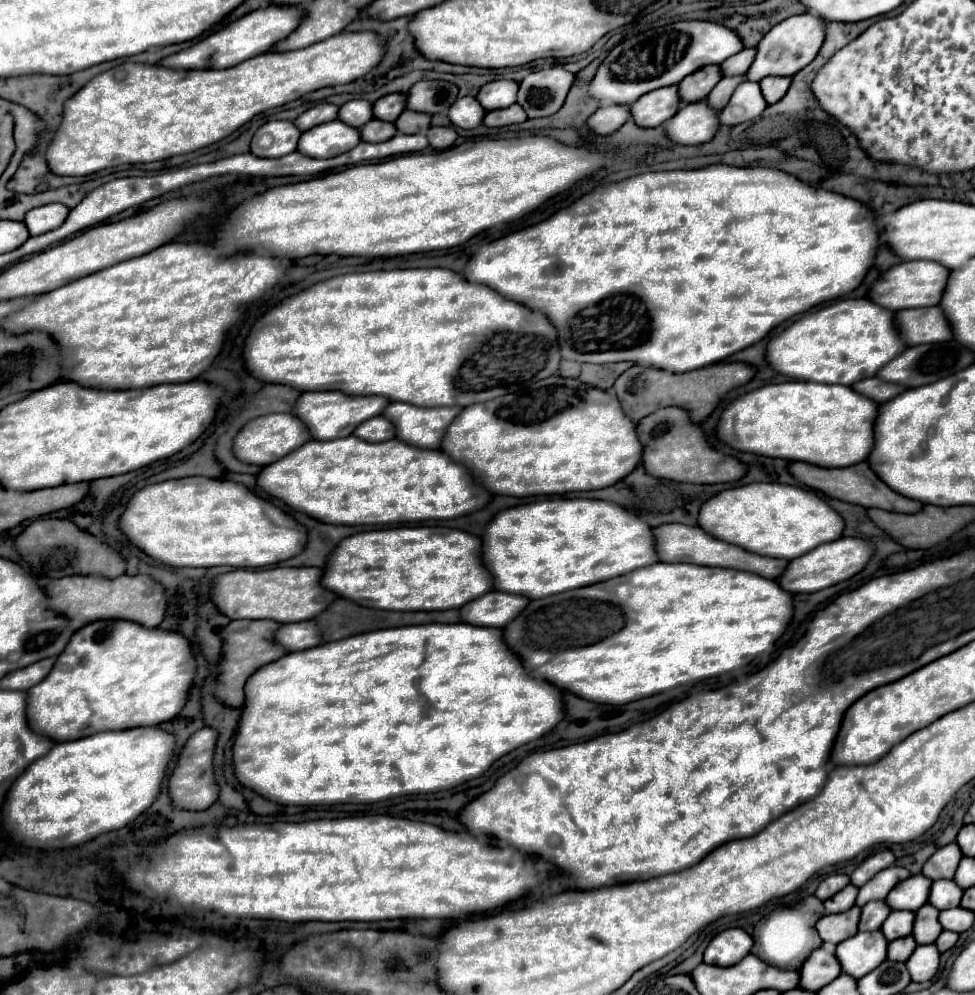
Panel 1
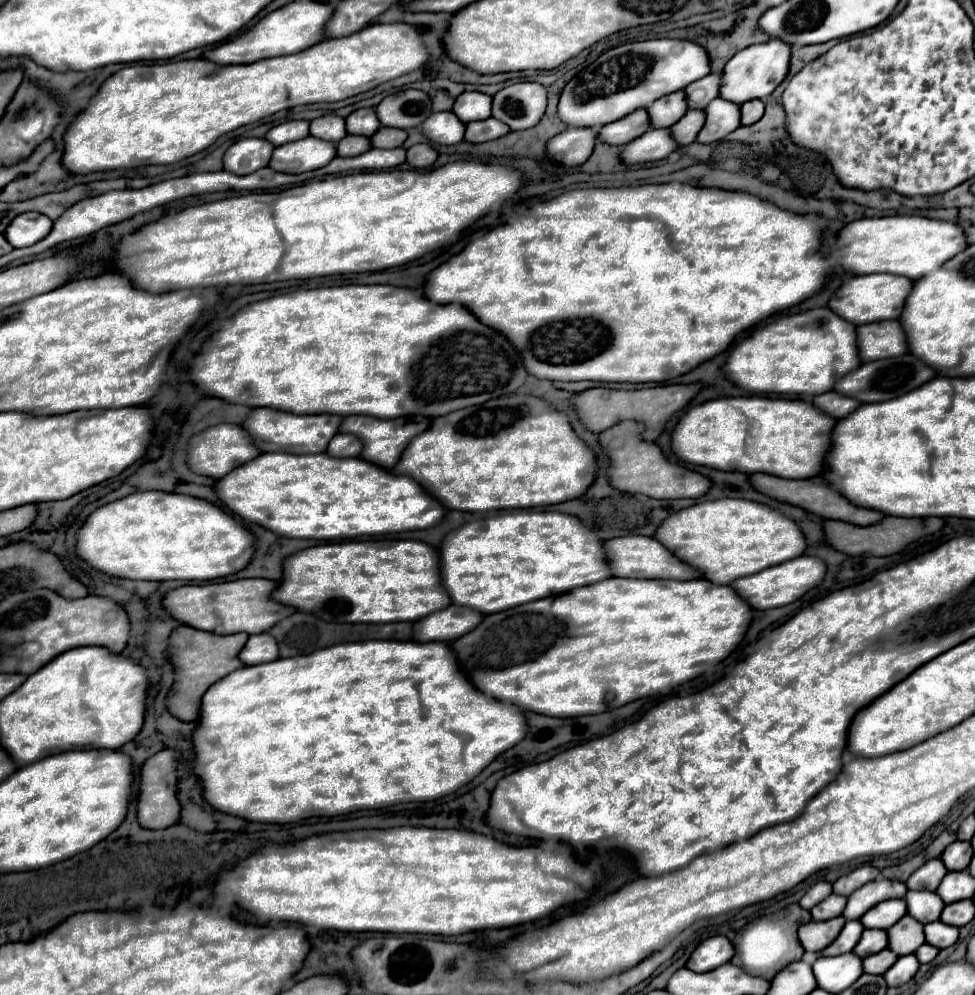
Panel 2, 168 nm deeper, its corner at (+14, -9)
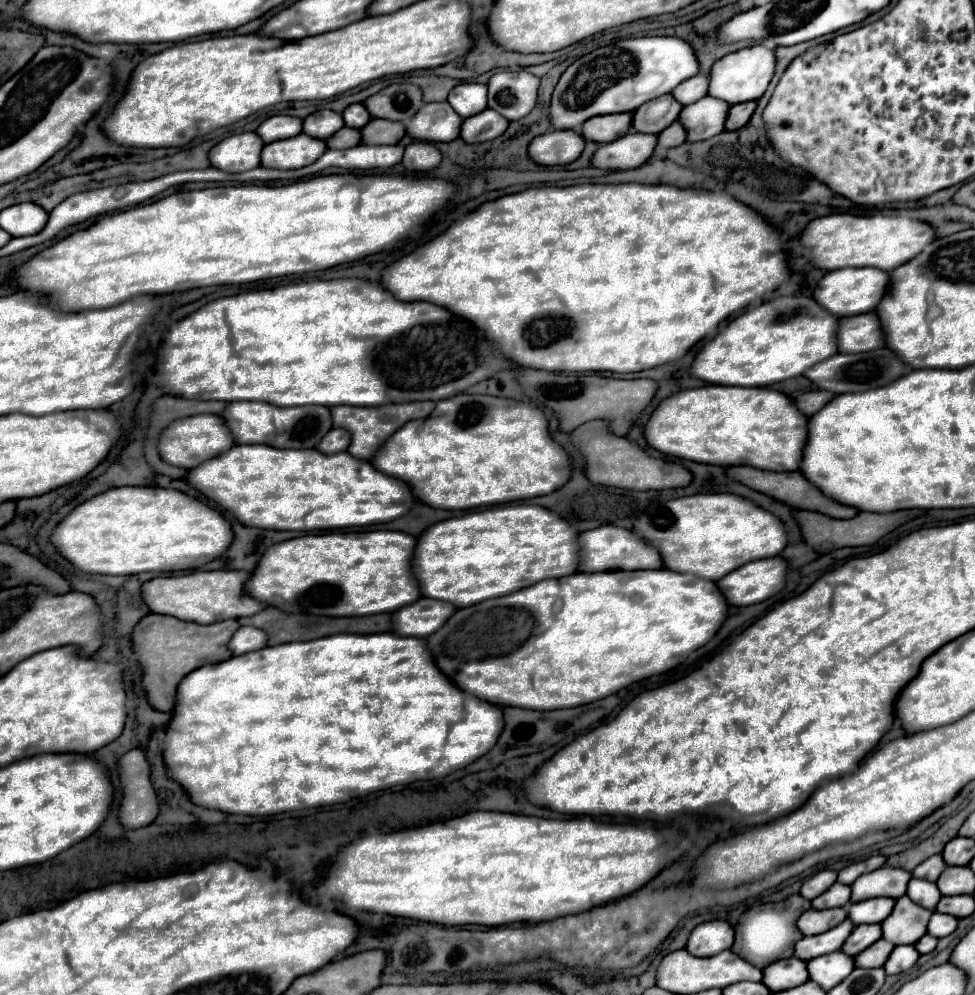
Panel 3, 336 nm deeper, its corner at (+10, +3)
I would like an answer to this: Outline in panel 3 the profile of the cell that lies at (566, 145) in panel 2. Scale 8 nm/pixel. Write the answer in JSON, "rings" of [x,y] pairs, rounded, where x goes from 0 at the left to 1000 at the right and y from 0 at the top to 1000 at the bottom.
{"rings":[[[567,131],[557,137],[551,137],[541,153],[549,165],[555,167],[571,167],[584,165],[594,159],[600,149],[600,139],[588,131]]]}

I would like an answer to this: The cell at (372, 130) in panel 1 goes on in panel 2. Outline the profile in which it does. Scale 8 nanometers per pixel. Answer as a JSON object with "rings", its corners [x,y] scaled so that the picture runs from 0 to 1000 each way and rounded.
{"rings":[[[356,135],[352,141],[346,143],[346,157],[368,157],[378,149],[381,149],[381,141],[376,137]]]}

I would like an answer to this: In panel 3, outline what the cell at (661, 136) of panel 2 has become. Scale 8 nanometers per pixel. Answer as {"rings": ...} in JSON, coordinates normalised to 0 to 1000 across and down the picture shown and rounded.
{"rings":[[[641,135],[631,143],[618,145],[606,159],[606,167],[614,171],[647,171],[662,165],[674,145],[674,137],[668,135]]]}

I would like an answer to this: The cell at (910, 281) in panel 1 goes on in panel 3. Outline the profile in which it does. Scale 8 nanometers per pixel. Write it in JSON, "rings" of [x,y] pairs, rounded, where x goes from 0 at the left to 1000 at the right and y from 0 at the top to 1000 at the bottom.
{"rings":[[[865,269],[848,273],[838,289],[834,291],[834,299],[838,306],[842,306],[848,314],[854,314],[854,318],[877,318],[883,314],[893,314],[904,304],[908,291],[912,287],[912,275],[899,269]]]}

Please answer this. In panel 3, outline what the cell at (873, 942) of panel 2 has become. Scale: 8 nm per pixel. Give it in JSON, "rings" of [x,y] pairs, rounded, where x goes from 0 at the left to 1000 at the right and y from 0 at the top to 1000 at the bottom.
{"rings":[[[883,929],[883,931],[877,931],[875,937],[871,939],[871,945],[867,945],[863,957],[871,959],[871,961],[879,961],[881,957],[891,953],[902,943],[904,943],[904,931],[902,929]]]}

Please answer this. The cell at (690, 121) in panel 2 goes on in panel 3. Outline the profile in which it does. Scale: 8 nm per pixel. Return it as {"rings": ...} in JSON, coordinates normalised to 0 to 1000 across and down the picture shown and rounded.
{"rings":[[[690,123],[686,129],[682,129],[678,133],[678,137],[674,137],[674,149],[676,151],[686,151],[692,147],[698,147],[705,141],[703,129],[696,123]]]}

